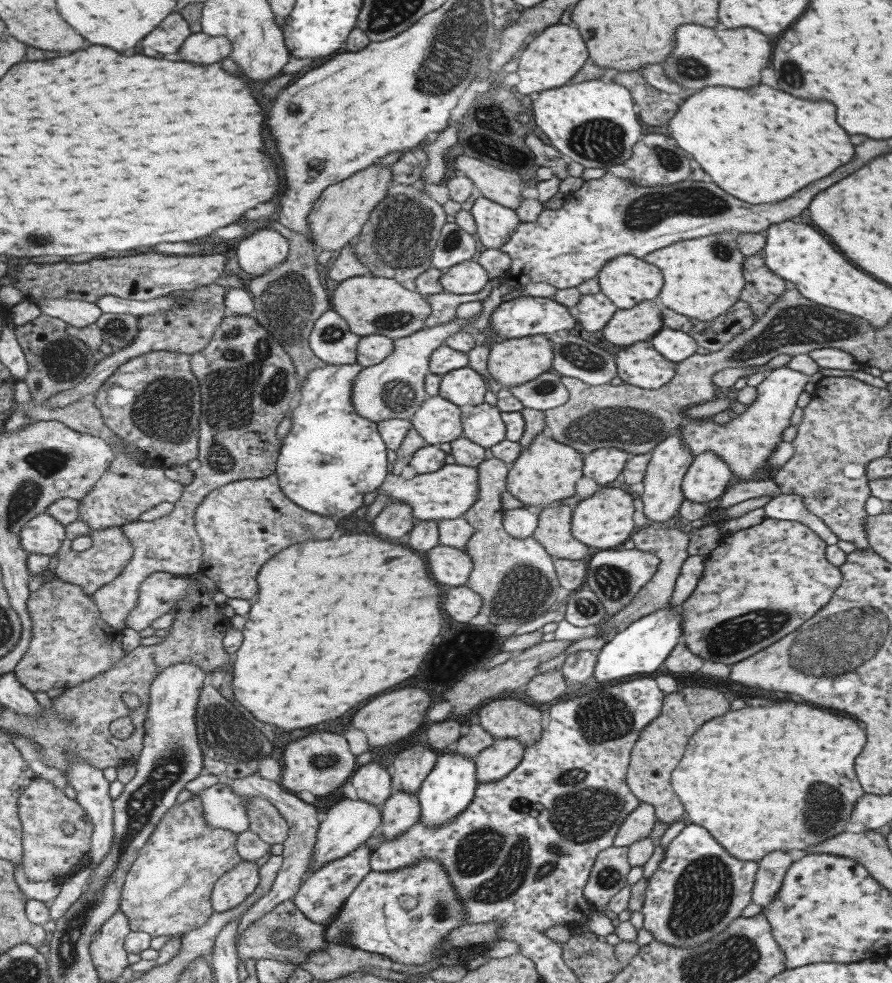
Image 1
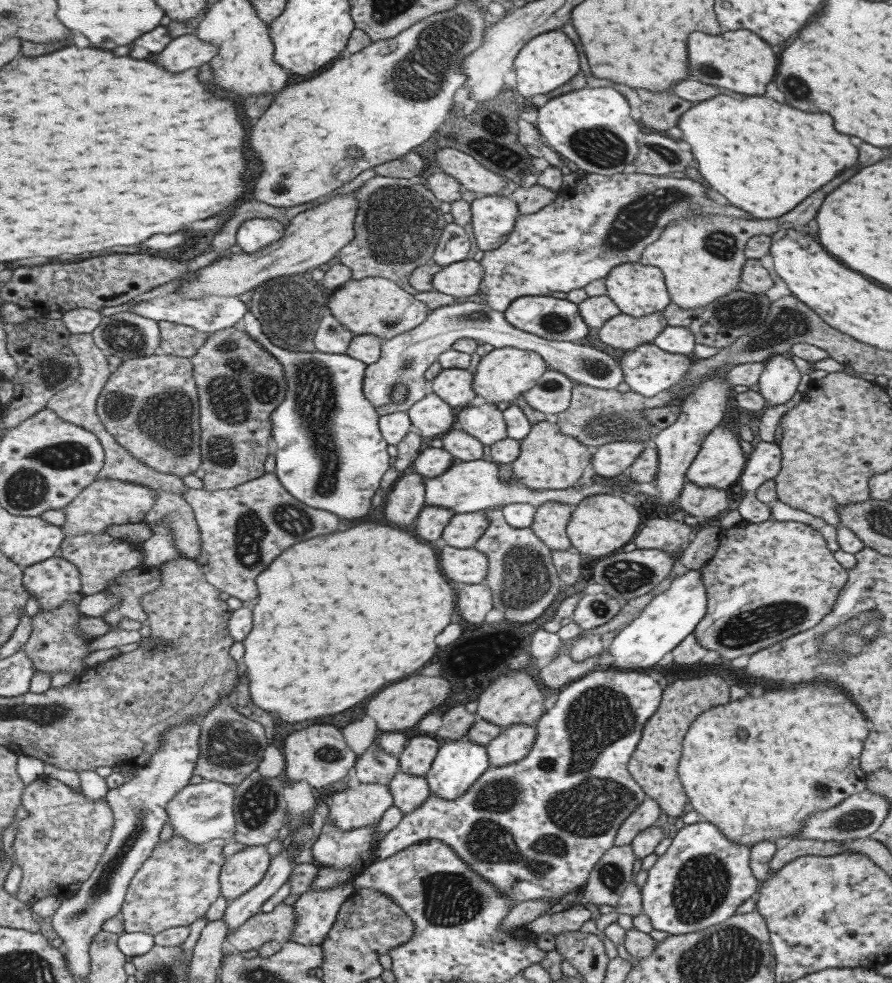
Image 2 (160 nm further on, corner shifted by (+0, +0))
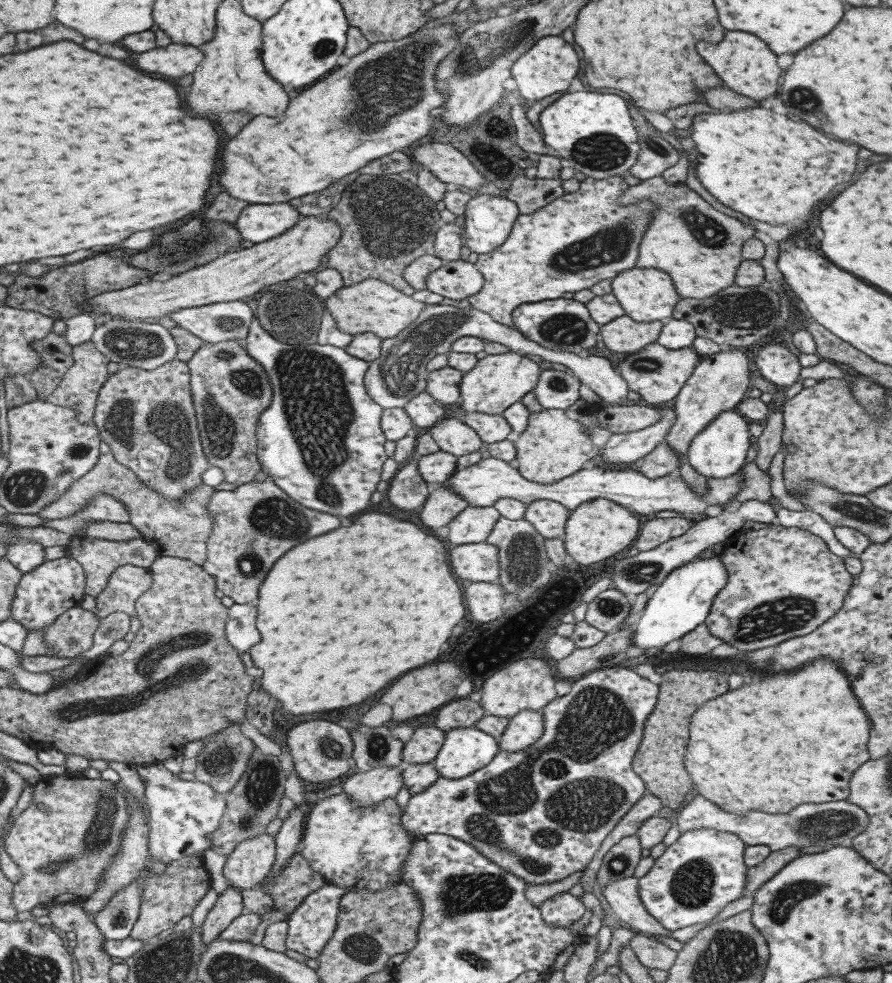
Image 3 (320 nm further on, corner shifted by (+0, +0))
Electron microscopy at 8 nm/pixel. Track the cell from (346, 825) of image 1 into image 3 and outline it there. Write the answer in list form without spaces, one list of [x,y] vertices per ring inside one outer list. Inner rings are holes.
[[[403,765],[395,768],[373,768],[367,772],[348,776],[342,784],[342,793],[348,794],[349,800],[356,807],[368,807],[384,798],[391,798],[402,787],[401,770]]]

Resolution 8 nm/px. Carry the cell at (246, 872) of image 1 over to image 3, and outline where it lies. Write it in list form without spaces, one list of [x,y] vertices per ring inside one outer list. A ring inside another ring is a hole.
[[[265,832],[238,842],[226,857],[222,873],[229,886],[251,889],[270,873],[274,862],[274,838]]]

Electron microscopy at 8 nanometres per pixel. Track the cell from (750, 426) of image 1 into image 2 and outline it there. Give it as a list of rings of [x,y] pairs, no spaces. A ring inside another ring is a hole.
[[[771,355],[766,358],[757,384],[759,394],[765,399],[765,408],[787,402],[796,392],[799,378],[799,370],[789,355]]]

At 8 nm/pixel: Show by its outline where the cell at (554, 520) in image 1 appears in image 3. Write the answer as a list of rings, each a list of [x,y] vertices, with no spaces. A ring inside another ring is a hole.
[[[535,501],[526,505],[523,519],[544,538],[561,538],[570,514],[563,505],[552,501]]]

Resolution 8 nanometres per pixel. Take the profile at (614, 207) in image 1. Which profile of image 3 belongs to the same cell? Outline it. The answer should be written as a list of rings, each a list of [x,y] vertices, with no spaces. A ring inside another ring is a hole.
[[[620,175],[602,179],[585,177],[575,192],[565,193],[531,214],[518,214],[503,244],[491,252],[478,254],[473,266],[482,274],[483,286],[465,301],[471,308],[487,313],[495,322],[514,327],[511,313],[520,304],[557,299],[565,292],[587,290],[599,280],[611,279],[622,270],[633,268],[637,246],[649,219],[654,215],[656,204],[646,198],[619,206],[617,197],[625,192],[629,182],[623,181]]]

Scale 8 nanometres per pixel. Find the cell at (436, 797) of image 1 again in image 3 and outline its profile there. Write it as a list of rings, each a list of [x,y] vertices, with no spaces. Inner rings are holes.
[[[475,727],[454,728],[444,733],[444,741],[431,761],[439,777],[456,779],[480,770],[498,754],[498,739]]]

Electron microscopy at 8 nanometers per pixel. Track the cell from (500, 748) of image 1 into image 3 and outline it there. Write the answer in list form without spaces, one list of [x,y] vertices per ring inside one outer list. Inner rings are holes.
[[[520,710],[508,719],[503,734],[498,738],[498,750],[521,750],[532,745],[542,735],[542,732],[542,712]]]

